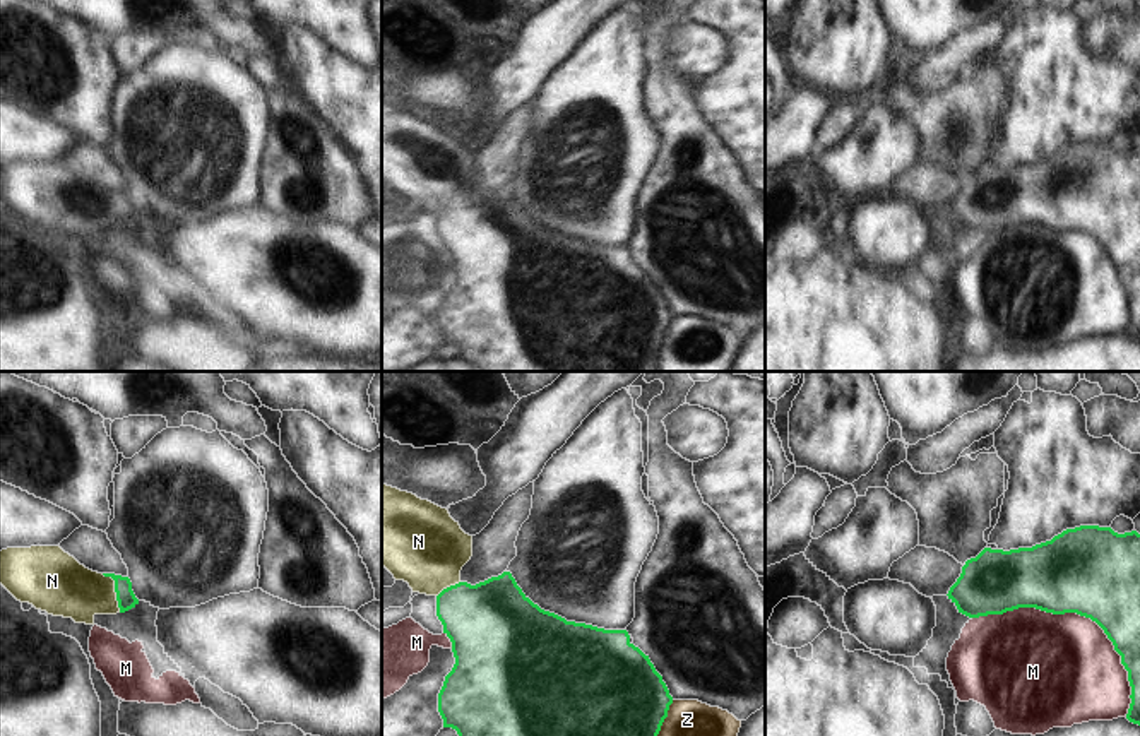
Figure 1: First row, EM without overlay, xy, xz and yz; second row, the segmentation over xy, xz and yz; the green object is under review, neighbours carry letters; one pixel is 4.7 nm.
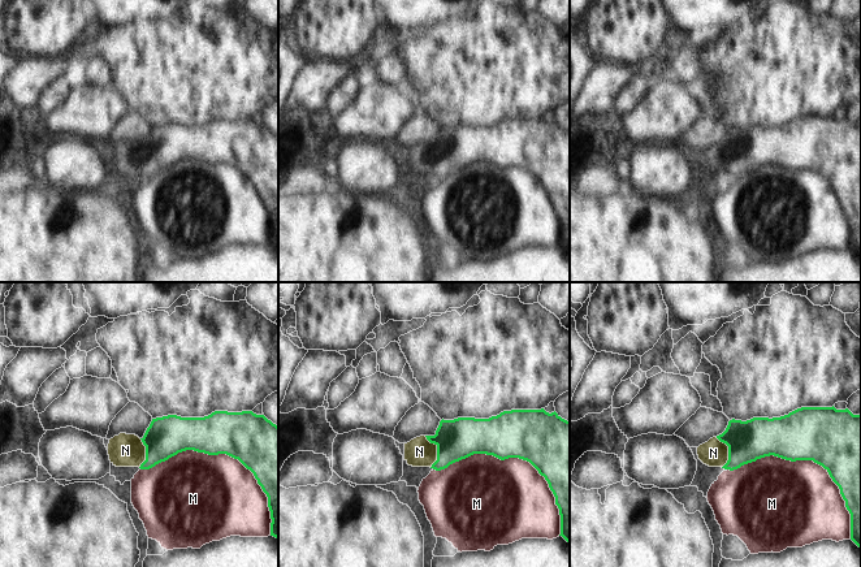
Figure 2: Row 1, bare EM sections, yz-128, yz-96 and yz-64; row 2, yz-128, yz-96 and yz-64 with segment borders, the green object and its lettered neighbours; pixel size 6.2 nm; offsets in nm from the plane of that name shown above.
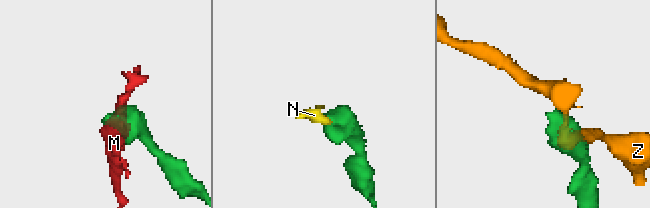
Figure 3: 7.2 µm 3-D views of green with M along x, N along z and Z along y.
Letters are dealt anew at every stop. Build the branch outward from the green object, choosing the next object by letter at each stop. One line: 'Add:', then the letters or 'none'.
Add: N

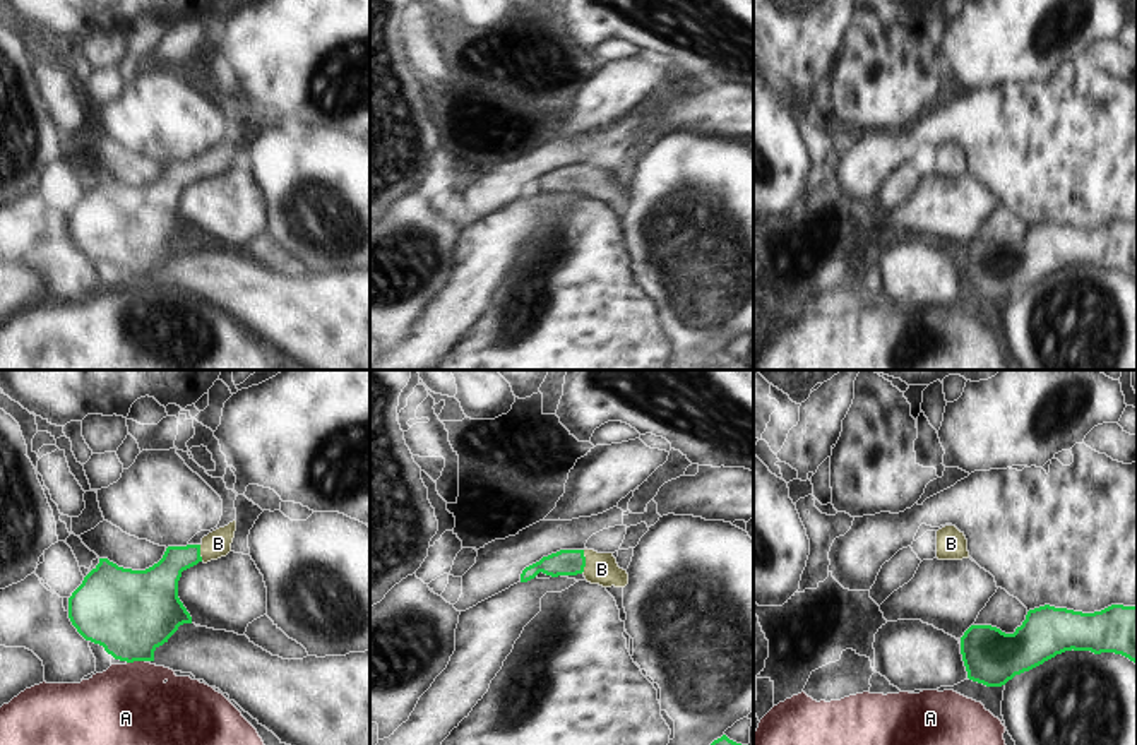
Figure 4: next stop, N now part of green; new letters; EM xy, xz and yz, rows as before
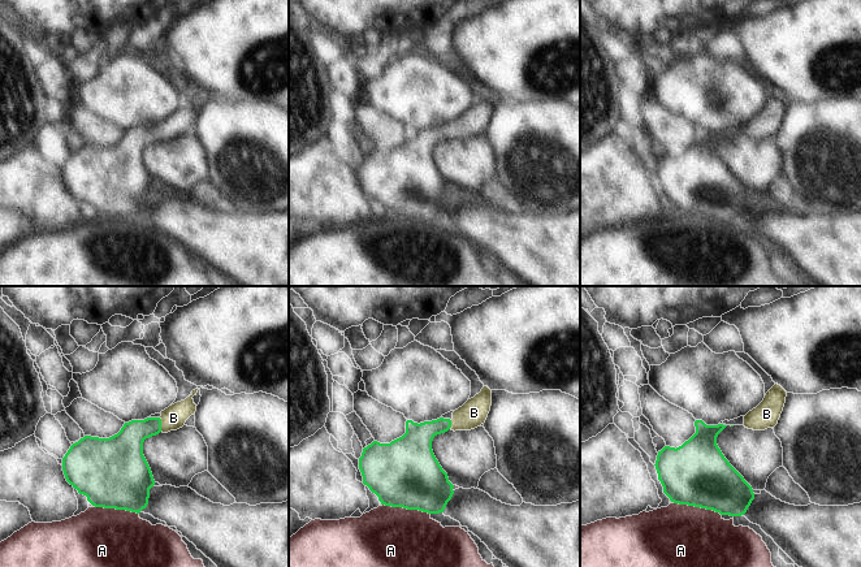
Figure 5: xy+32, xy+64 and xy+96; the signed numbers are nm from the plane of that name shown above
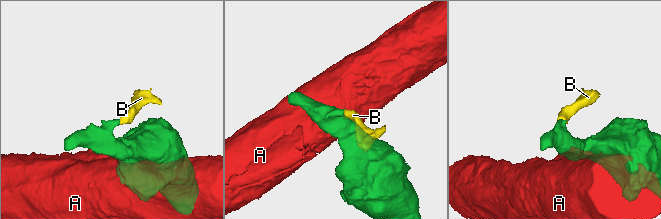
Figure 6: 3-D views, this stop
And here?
Add: B

